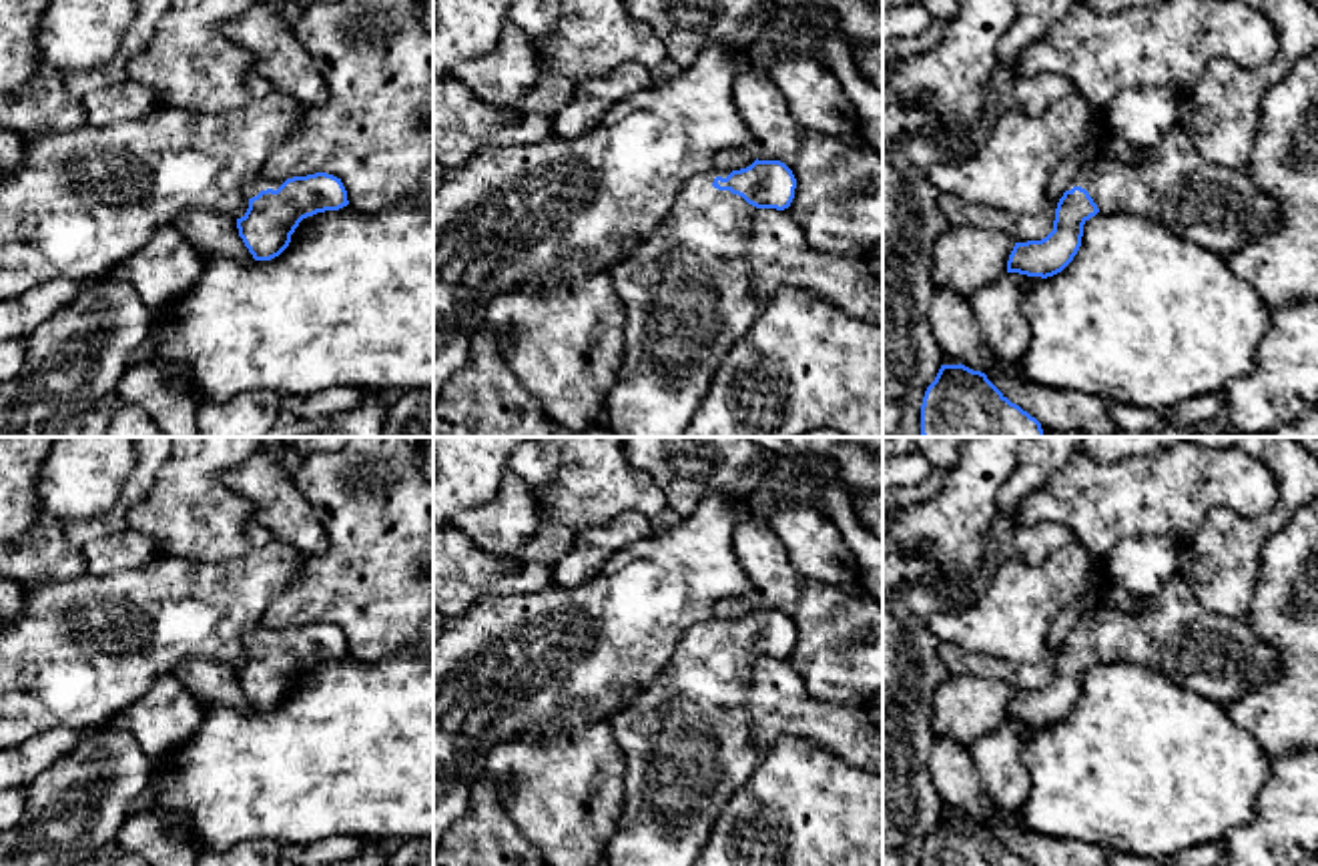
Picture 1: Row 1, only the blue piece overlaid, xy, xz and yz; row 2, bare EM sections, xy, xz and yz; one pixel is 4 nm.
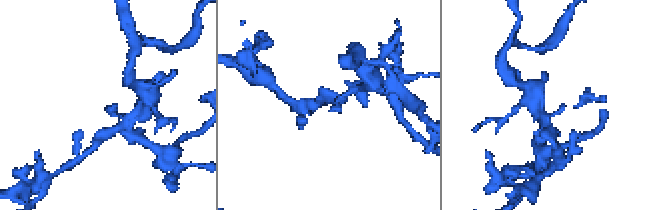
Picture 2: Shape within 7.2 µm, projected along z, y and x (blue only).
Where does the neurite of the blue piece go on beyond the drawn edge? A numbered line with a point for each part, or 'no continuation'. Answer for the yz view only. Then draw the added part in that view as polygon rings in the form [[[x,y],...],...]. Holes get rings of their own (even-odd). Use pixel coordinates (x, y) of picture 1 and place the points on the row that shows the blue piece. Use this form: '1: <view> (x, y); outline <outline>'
1: yz (1218, 207); outline [[[1180,126],[1172,128],[1141,164],[1099,154],[1065,190],[1073,186],[1085,188],[1101,214],[1141,214],[1220,257],[1240,251],[1264,231],[1282,227],[1278,202],[1256,188],[1246,168],[1208,160]]]

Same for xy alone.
1: xy (263, 183); outline [[[261,176],[259,180],[255,180],[249,188],[247,188],[247,196],[253,198],[257,196],[261,190],[273,188],[277,190],[285,180],[269,180],[267,176]]]

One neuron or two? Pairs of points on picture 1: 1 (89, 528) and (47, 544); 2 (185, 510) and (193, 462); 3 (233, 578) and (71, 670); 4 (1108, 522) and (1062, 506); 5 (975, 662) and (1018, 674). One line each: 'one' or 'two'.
1: two
2: one
3: one
4: one
5: one

